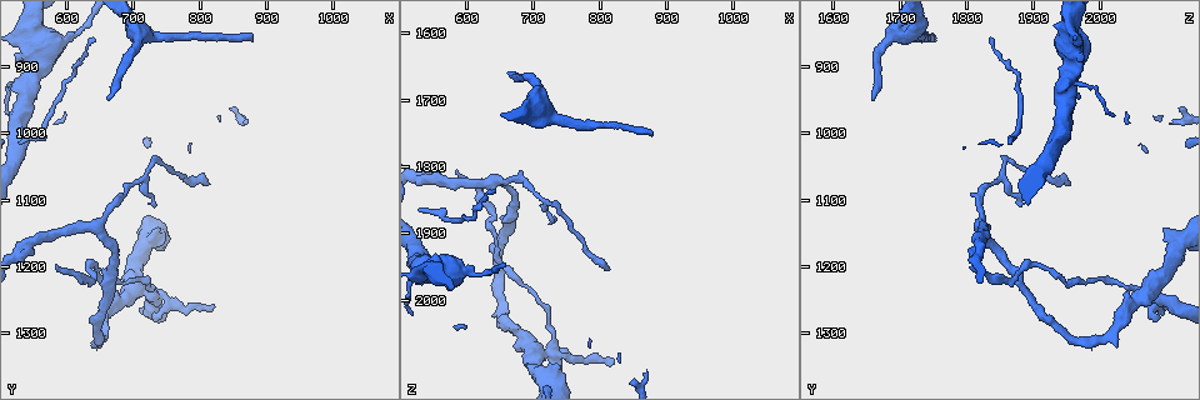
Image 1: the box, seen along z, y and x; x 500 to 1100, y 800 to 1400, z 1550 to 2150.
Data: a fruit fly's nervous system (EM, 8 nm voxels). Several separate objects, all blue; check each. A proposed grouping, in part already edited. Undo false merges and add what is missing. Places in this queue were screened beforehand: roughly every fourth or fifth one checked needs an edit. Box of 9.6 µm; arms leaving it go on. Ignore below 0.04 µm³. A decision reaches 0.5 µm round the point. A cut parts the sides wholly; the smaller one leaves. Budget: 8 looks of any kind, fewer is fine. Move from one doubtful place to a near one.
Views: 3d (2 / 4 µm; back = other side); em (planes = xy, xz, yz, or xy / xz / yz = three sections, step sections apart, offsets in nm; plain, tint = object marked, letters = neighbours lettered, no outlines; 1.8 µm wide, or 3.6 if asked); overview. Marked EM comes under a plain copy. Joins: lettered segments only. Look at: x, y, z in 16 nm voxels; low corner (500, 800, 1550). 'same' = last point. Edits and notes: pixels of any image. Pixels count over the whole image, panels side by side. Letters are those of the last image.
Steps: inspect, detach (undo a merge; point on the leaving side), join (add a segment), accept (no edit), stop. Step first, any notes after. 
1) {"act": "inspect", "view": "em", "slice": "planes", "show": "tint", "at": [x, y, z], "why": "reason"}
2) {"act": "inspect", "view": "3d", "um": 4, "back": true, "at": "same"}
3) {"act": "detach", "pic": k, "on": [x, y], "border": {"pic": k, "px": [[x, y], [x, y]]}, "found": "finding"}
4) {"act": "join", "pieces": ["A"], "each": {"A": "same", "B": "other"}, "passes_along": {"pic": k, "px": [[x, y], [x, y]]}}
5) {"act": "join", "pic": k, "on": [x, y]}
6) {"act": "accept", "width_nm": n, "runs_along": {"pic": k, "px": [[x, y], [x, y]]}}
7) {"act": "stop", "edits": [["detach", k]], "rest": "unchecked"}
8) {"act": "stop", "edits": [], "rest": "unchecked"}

{"act": "inspect", "view": "em", "slice": "planes", "show": "letters", "at": [660, 950, 1665]}

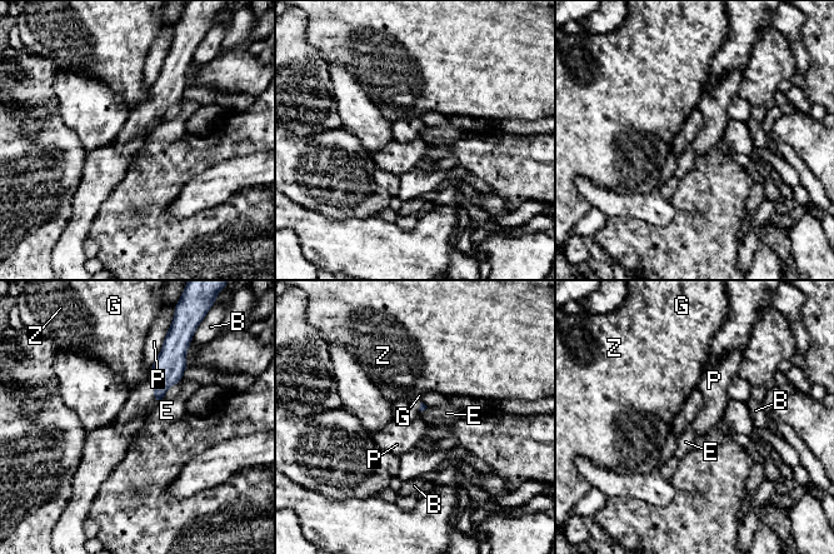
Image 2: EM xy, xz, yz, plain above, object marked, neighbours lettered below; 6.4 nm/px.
{"act": "accept", "each": {"B": "other", "E": "other", "G": "other", "P": "other", "Z": "other"}, "border": {"pic": 2, "px": [[165, 339], [156, 360], [149, 368]]}, "found": "none of them fits"}

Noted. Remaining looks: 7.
{"act": "inspect", "view": "3d", "um": 2, "at": [710, 850, 1720], "why": "thick turns thin"}

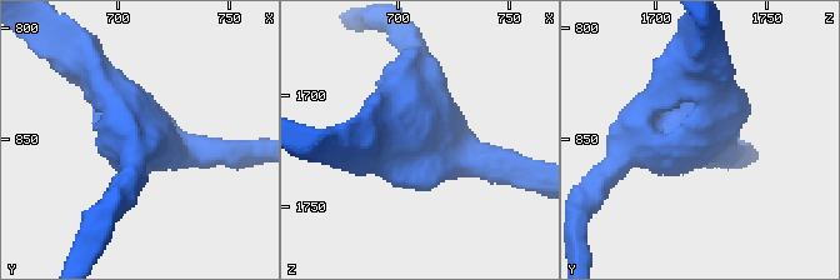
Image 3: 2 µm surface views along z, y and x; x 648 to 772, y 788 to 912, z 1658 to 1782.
{"act": "inspect", "view": "em", "slice": "yz", "step": 4, "show": "letters", "at": [712, 850, 1716], "why": "need the tissue"}

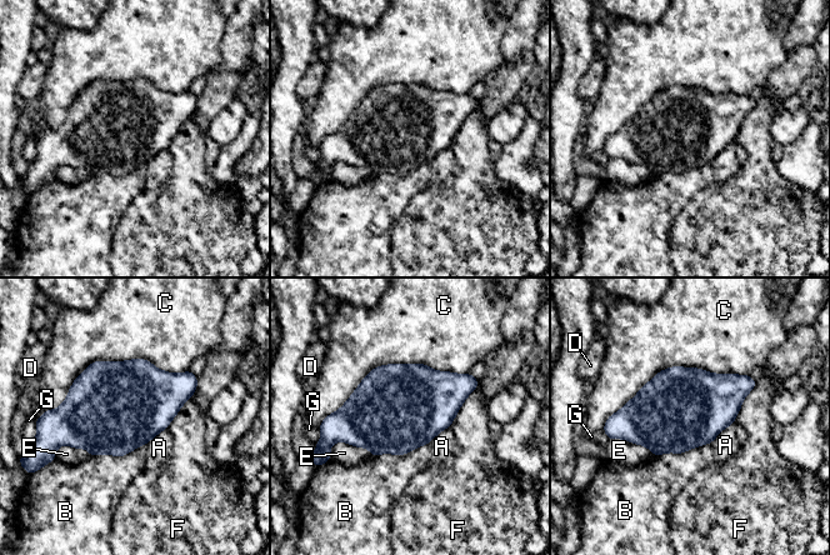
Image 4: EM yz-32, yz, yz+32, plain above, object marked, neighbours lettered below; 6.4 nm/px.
{"act": "accept", "width_nm": 550, "each": {"A": "other", "B": "other", "C": "other", "D": "other", "E": "other", "F": "other", "G": "other"}, "border": {"pic": 4, "px": [[428, 443], [404, 454], [371, 456]]}, "found": "one neuron here"}

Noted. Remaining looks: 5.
{"act": "inspect", "view": "3d", "um": 2, "at": [825, 1265, 2095], "why": "branch stops here"}

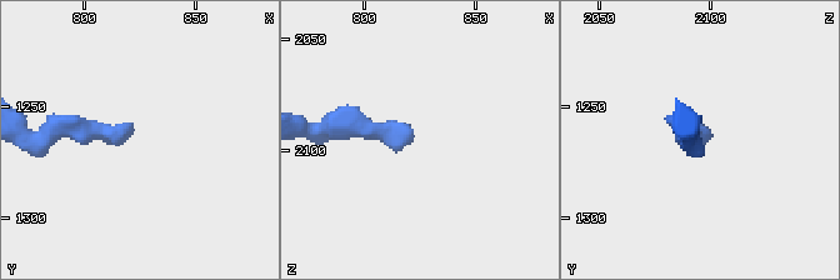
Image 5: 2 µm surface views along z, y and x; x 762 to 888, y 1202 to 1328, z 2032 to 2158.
{"act": "inspect", "view": "em", "slice": "planes", "show": "tint", "at": [820, 1264, 2097], "why": "now the EM"}

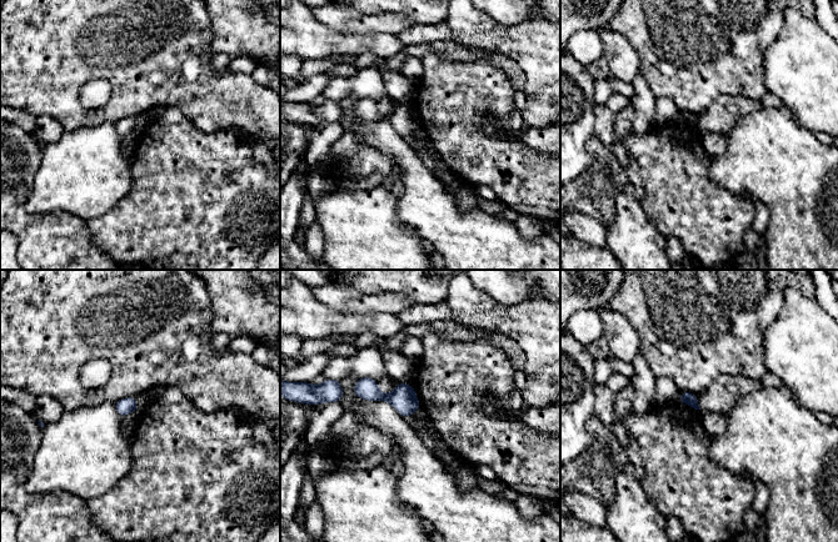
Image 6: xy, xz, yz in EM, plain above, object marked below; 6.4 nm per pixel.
{"act": "inspect", "view": "em", "slice": "planes", "show": "letters", "at": "same", "why": "see the neighbours"}

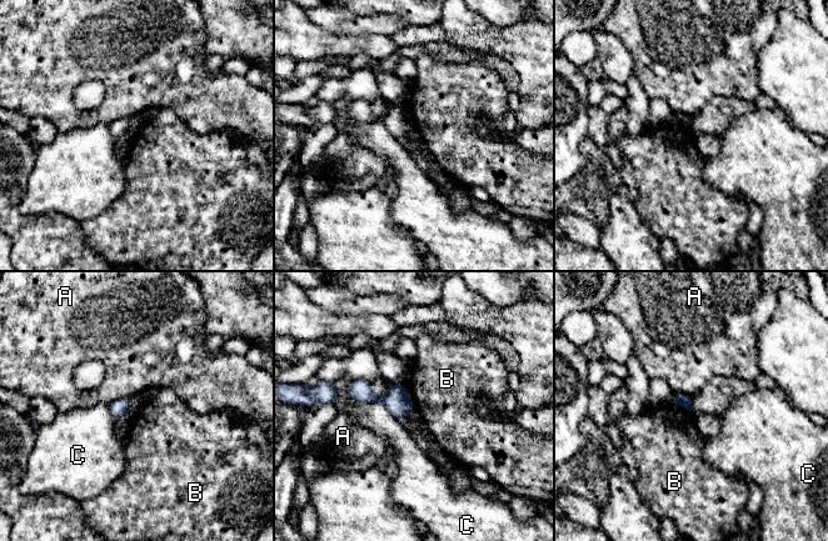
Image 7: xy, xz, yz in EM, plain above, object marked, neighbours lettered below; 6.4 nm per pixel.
{"act": "accept", "each": {"A": "other", "B": "other", "C": "other"}, "found": "no lettered segment goes on from it"}

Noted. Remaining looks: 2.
{"act": "inspect", "view": "em", "slice": "planes", "show": "tint", "at": [700, 1235, 2080], "why": "sudden change in width"}

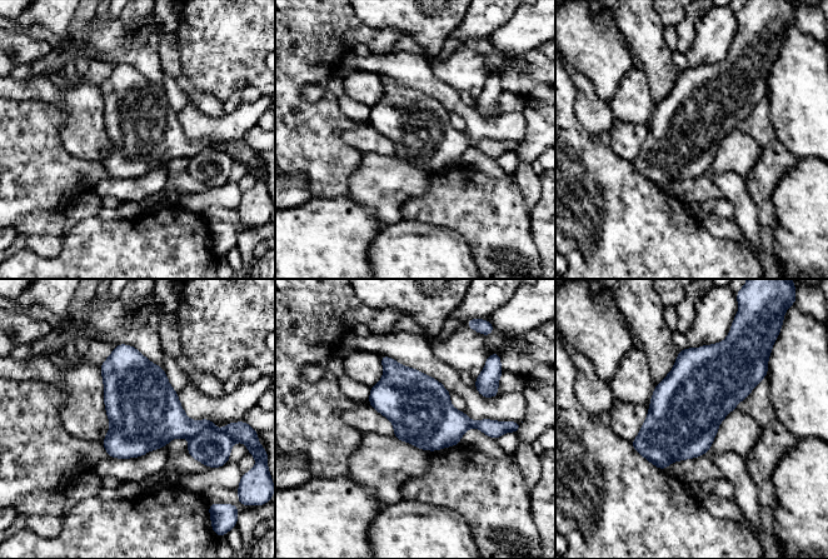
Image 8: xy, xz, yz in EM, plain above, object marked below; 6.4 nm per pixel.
{"act": "inspect", "view": "em", "slice": "planes", "show": "letters", "at": "same", "why": "see the neighbours"}

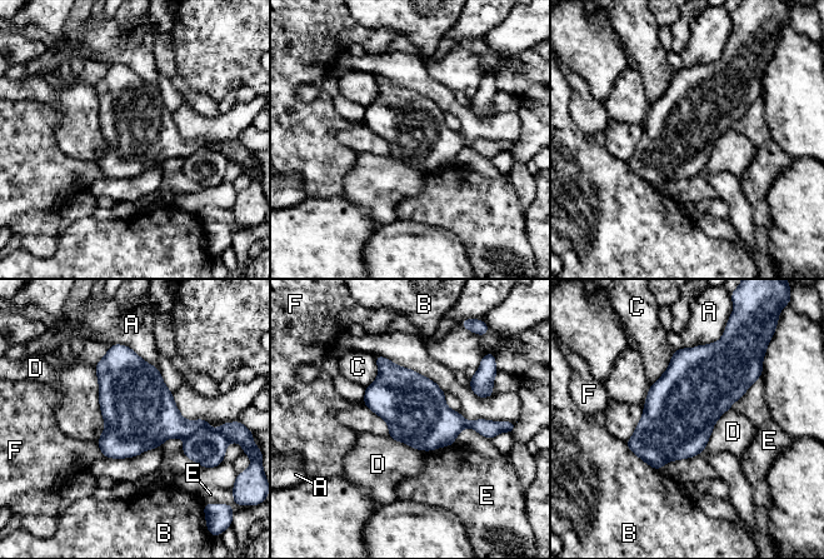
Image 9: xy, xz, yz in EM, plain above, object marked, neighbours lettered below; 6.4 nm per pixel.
{"act": "detach", "pic": 9, "on": [206, 447], "longest_contact_nm": ["D", 400], "each": {"A": "other", "B": "other", "C": "other", "D": "other", "E": "other", "F": "other"}, "found": "two neurons meet here"}

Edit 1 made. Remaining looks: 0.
{"act": "stop", "edits": [["detach", 9]], "rest": "unchecked"}

